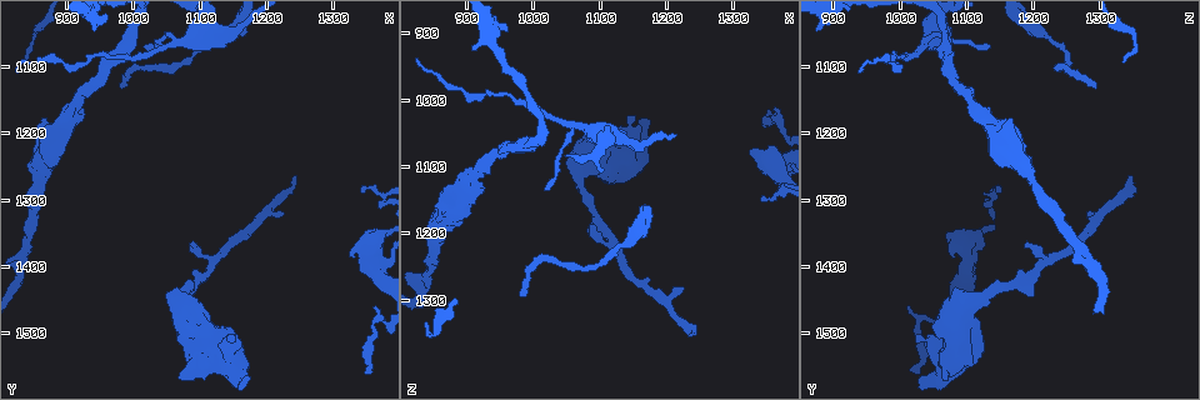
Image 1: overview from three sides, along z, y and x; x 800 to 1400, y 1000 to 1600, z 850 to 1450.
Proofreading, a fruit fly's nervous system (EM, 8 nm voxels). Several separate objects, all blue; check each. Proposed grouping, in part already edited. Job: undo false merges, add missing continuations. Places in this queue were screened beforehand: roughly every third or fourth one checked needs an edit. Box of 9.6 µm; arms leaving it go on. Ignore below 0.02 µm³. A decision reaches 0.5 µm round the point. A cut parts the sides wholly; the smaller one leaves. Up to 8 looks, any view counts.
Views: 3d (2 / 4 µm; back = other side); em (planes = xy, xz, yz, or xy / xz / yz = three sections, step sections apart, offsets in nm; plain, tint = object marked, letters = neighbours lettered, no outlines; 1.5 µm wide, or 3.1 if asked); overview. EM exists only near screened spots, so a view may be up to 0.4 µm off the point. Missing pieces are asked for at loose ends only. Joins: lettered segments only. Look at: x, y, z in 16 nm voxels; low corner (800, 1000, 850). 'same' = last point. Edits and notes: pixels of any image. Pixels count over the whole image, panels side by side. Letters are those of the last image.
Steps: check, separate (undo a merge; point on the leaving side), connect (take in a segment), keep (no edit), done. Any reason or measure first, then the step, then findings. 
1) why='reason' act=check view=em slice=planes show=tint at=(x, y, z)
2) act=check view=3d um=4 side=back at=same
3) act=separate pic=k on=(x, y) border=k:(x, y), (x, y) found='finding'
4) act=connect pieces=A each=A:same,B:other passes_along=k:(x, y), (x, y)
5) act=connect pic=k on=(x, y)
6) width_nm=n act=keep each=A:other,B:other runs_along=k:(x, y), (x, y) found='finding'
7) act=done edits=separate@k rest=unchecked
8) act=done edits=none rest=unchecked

why='sudden change in width' act=check view=3d um=4 side=back at=(865, 1245, 1180)

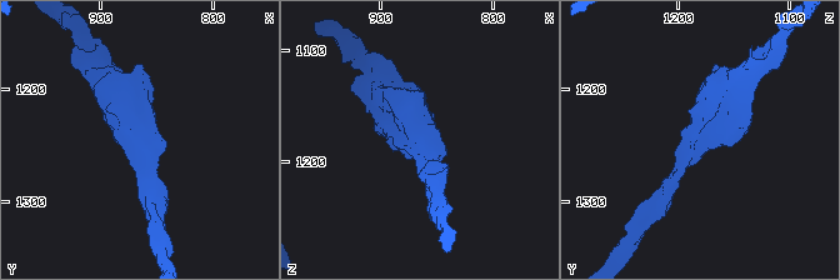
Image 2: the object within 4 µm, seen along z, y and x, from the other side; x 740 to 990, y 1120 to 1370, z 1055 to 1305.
arm_widths_nm=240,600 act=check view=em slice=planes show=letters at=(862, 1240, 1180)

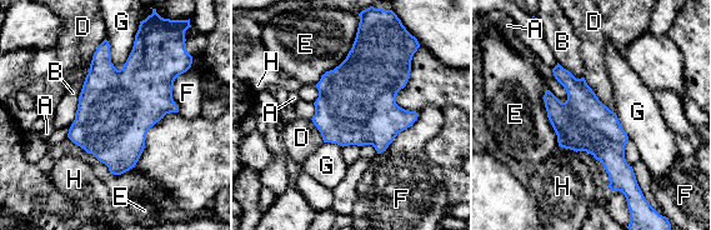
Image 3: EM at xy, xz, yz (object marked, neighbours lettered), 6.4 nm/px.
act=keep each=A:other,B:other,D:other,E:other,F:other,G:other,H:other border=3:(136, 33), (133, 49), (118, 70) found='one cell here'

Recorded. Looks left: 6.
why='an open end' act=check view=3d um=4 at=(1250, 1270, 1345)

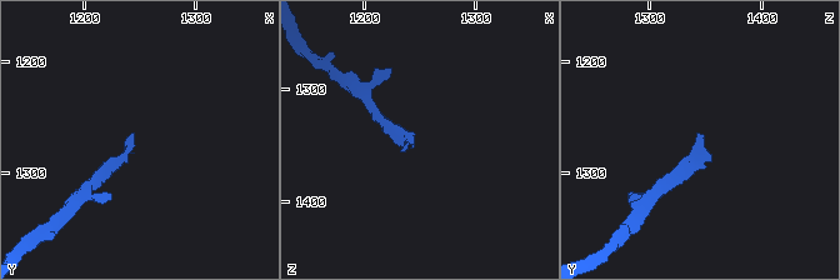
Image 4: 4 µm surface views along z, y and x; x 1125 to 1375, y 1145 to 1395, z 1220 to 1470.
why='shape alone is not enough' act=check view=em slice=planes show=tint at=(1244, 1264, 1344)

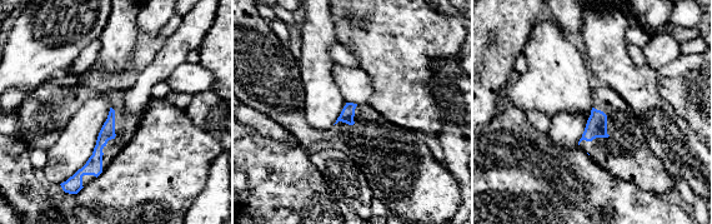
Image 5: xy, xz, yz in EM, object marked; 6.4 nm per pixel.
act=check view=em slice=planes show=letters at=same

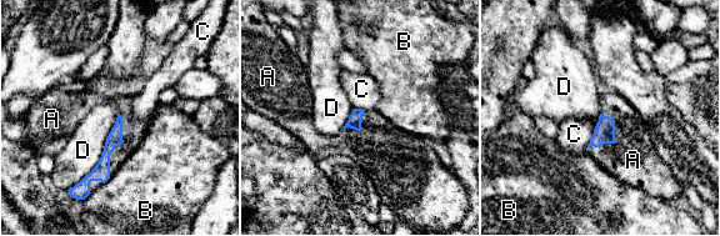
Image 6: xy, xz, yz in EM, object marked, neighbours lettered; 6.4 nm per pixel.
act=connect pieces=A each=A:same,B:other,C:other,D:other passes_along=6:(101, 171), (119, 144), (133, 130) found='the cell continues'

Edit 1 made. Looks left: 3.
act=check view=overview

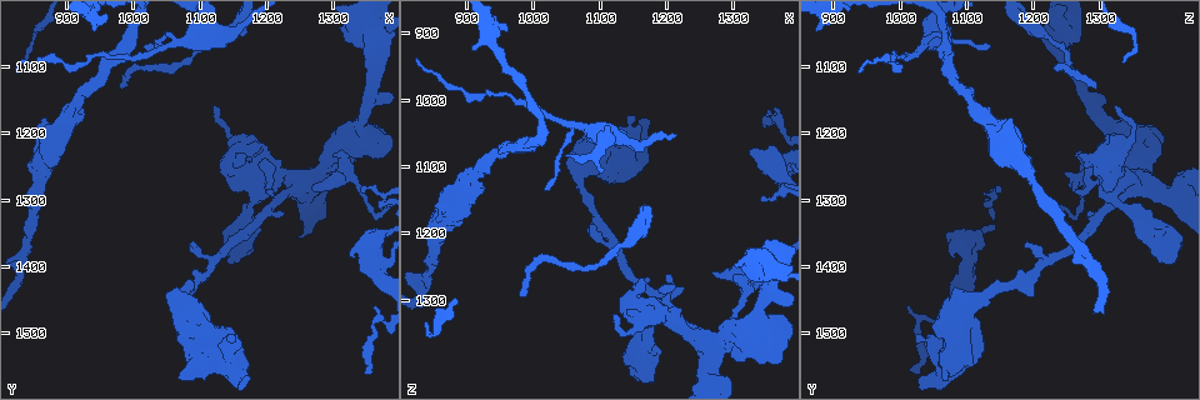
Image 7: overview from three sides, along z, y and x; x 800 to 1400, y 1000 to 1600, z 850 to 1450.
act=check view=em slice=planes show=letters at=(1120, 1160, 1320)

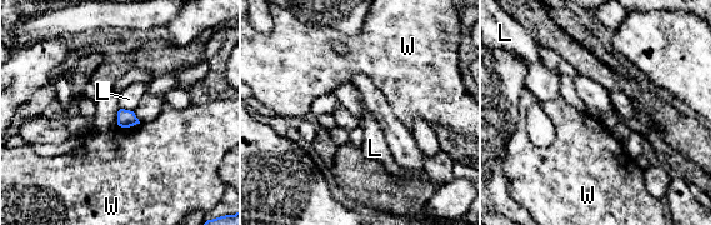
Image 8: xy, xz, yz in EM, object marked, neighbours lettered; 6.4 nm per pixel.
width_nm=110 act=keep each=L:other,W:other border=8:(140, 123), (133, 126), (118, 125) found='no lettered segment goes on from it'

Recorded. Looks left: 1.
act=done edits=connect@6 rest=unchecked

